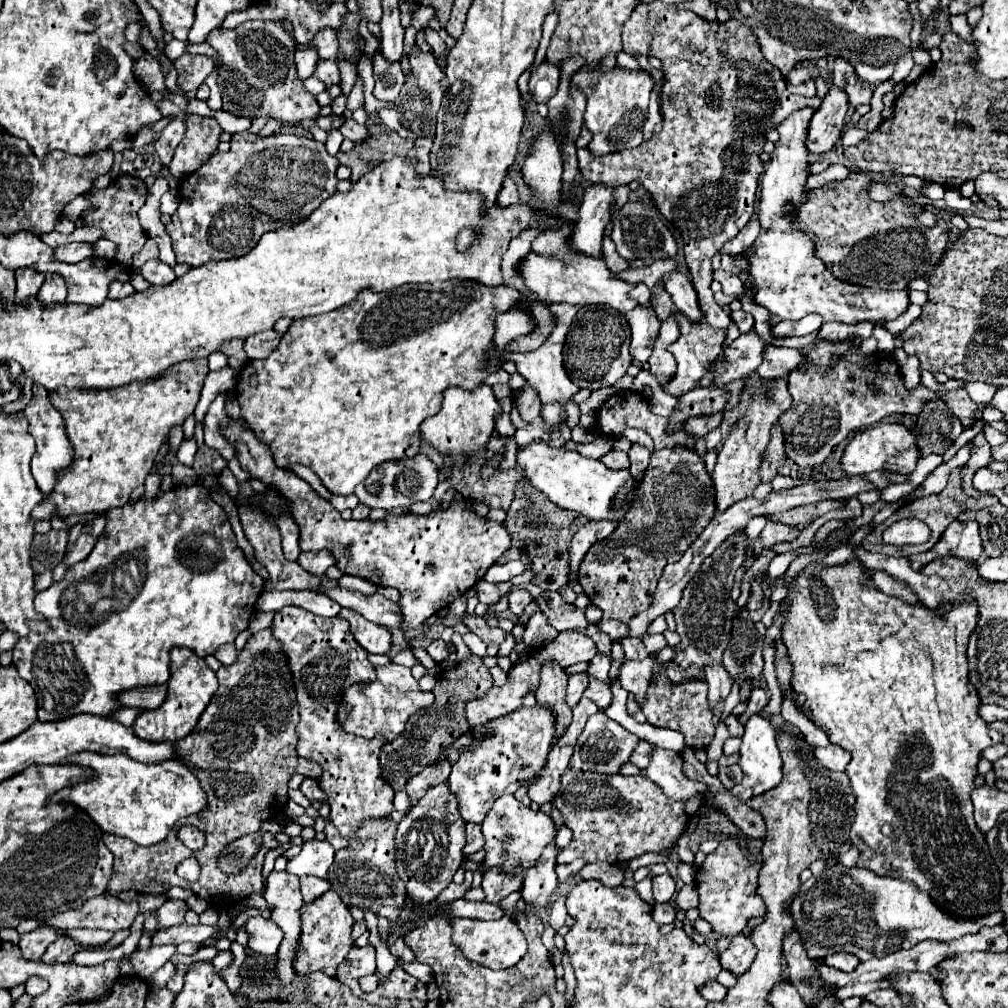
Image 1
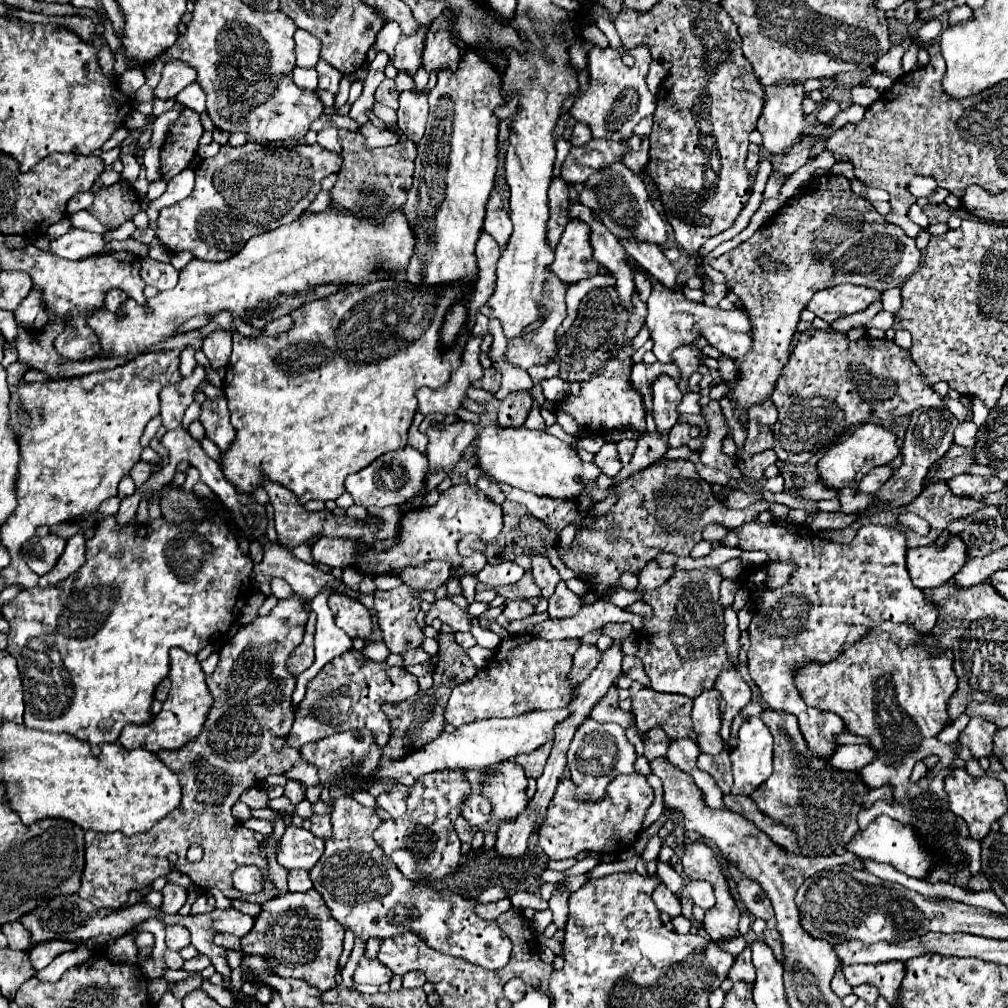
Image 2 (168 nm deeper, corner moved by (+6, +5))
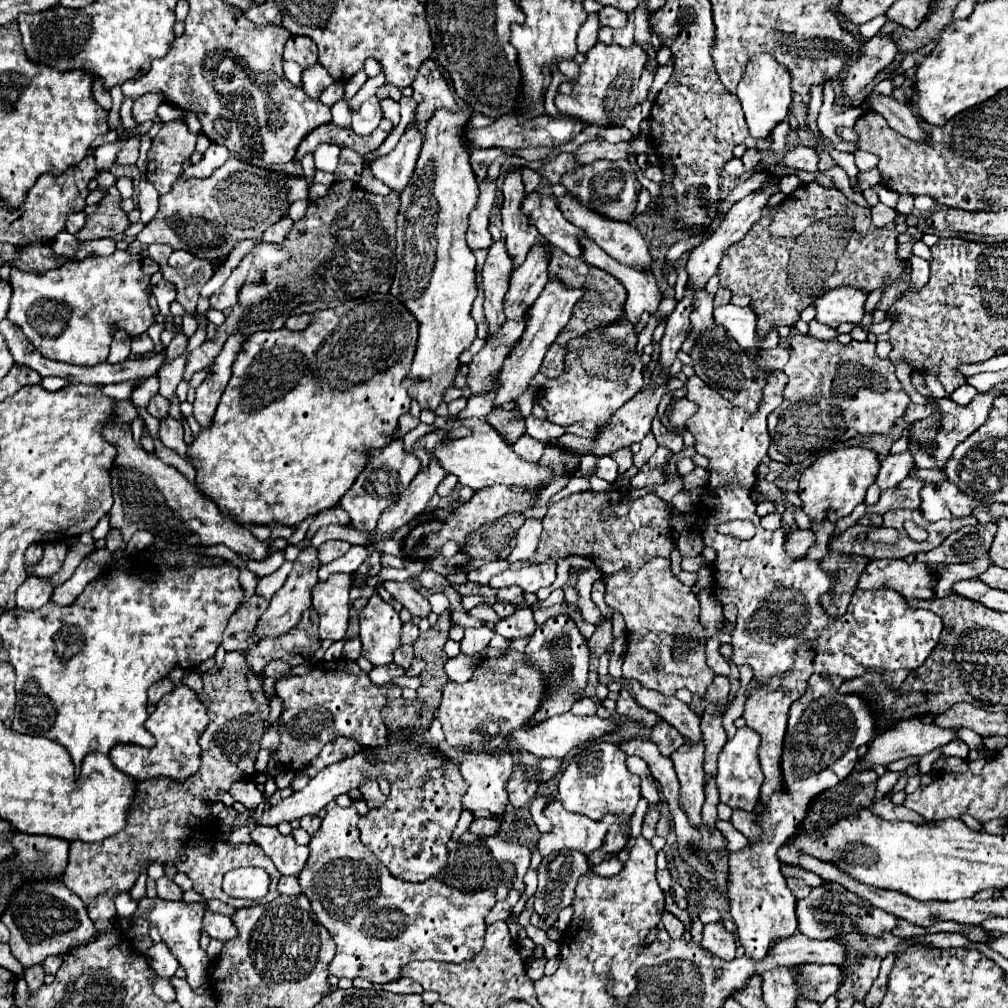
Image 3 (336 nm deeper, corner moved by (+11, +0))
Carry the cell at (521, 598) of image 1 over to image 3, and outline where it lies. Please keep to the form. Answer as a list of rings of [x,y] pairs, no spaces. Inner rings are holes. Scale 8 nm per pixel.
[[[529,607],[517,609],[513,615],[505,617],[501,623],[495,625],[495,633],[499,633],[503,639],[513,641],[519,637],[531,637],[535,631],[535,619],[533,619],[533,611]]]

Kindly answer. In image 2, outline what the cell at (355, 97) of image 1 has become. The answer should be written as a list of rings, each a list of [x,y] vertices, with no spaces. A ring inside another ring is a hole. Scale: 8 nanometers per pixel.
[[[370,122],[362,126],[360,132],[365,136],[365,144],[368,144],[370,148],[372,146],[388,146],[388,144],[396,144],[399,141],[399,135],[388,130],[380,130]]]

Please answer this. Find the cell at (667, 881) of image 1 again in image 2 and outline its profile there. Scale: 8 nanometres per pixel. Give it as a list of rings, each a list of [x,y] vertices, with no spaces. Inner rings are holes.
[[[660,882],[660,884],[656,886],[656,890],[654,890],[654,894],[652,894],[652,900],[654,900],[654,904],[658,906],[658,910],[666,912],[668,916],[678,916],[678,914],[680,914],[680,900],[678,900],[676,894],[672,894],[672,892],[666,888],[666,884]]]

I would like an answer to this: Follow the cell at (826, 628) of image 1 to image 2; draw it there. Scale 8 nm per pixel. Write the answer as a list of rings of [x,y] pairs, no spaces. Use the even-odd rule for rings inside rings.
[[[902,622],[892,626],[882,624],[828,664],[808,662],[798,668],[796,686],[810,706],[838,714],[844,720],[846,732],[866,738],[872,750],[876,750],[874,762],[866,764],[858,774],[862,774],[862,782],[866,782],[870,790],[890,786],[894,798],[892,802],[878,800],[870,808],[862,806],[858,812],[860,832],[880,814],[888,814],[912,826],[922,846],[932,852],[936,860],[926,880],[932,884],[950,882],[968,890],[968,880],[972,878],[970,860],[956,842],[958,816],[950,812],[944,790],[944,778],[954,770],[952,762],[958,758],[958,748],[956,742],[944,744],[938,740],[938,734],[950,724],[948,700],[958,688],[952,662],[952,650],[942,650],[938,646],[938,636],[932,632],[922,638],[914,626]],[[928,756],[938,756],[938,764],[918,782],[912,782],[914,764]]]

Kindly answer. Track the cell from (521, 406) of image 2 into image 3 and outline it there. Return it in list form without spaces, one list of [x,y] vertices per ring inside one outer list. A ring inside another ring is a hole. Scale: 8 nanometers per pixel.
[[[517,409],[491,411],[485,417],[485,421],[491,427],[497,427],[497,431],[501,431],[501,435],[505,435],[505,439],[509,439],[509,443],[515,443],[525,433],[525,423],[523,423],[523,417],[519,415]]]

